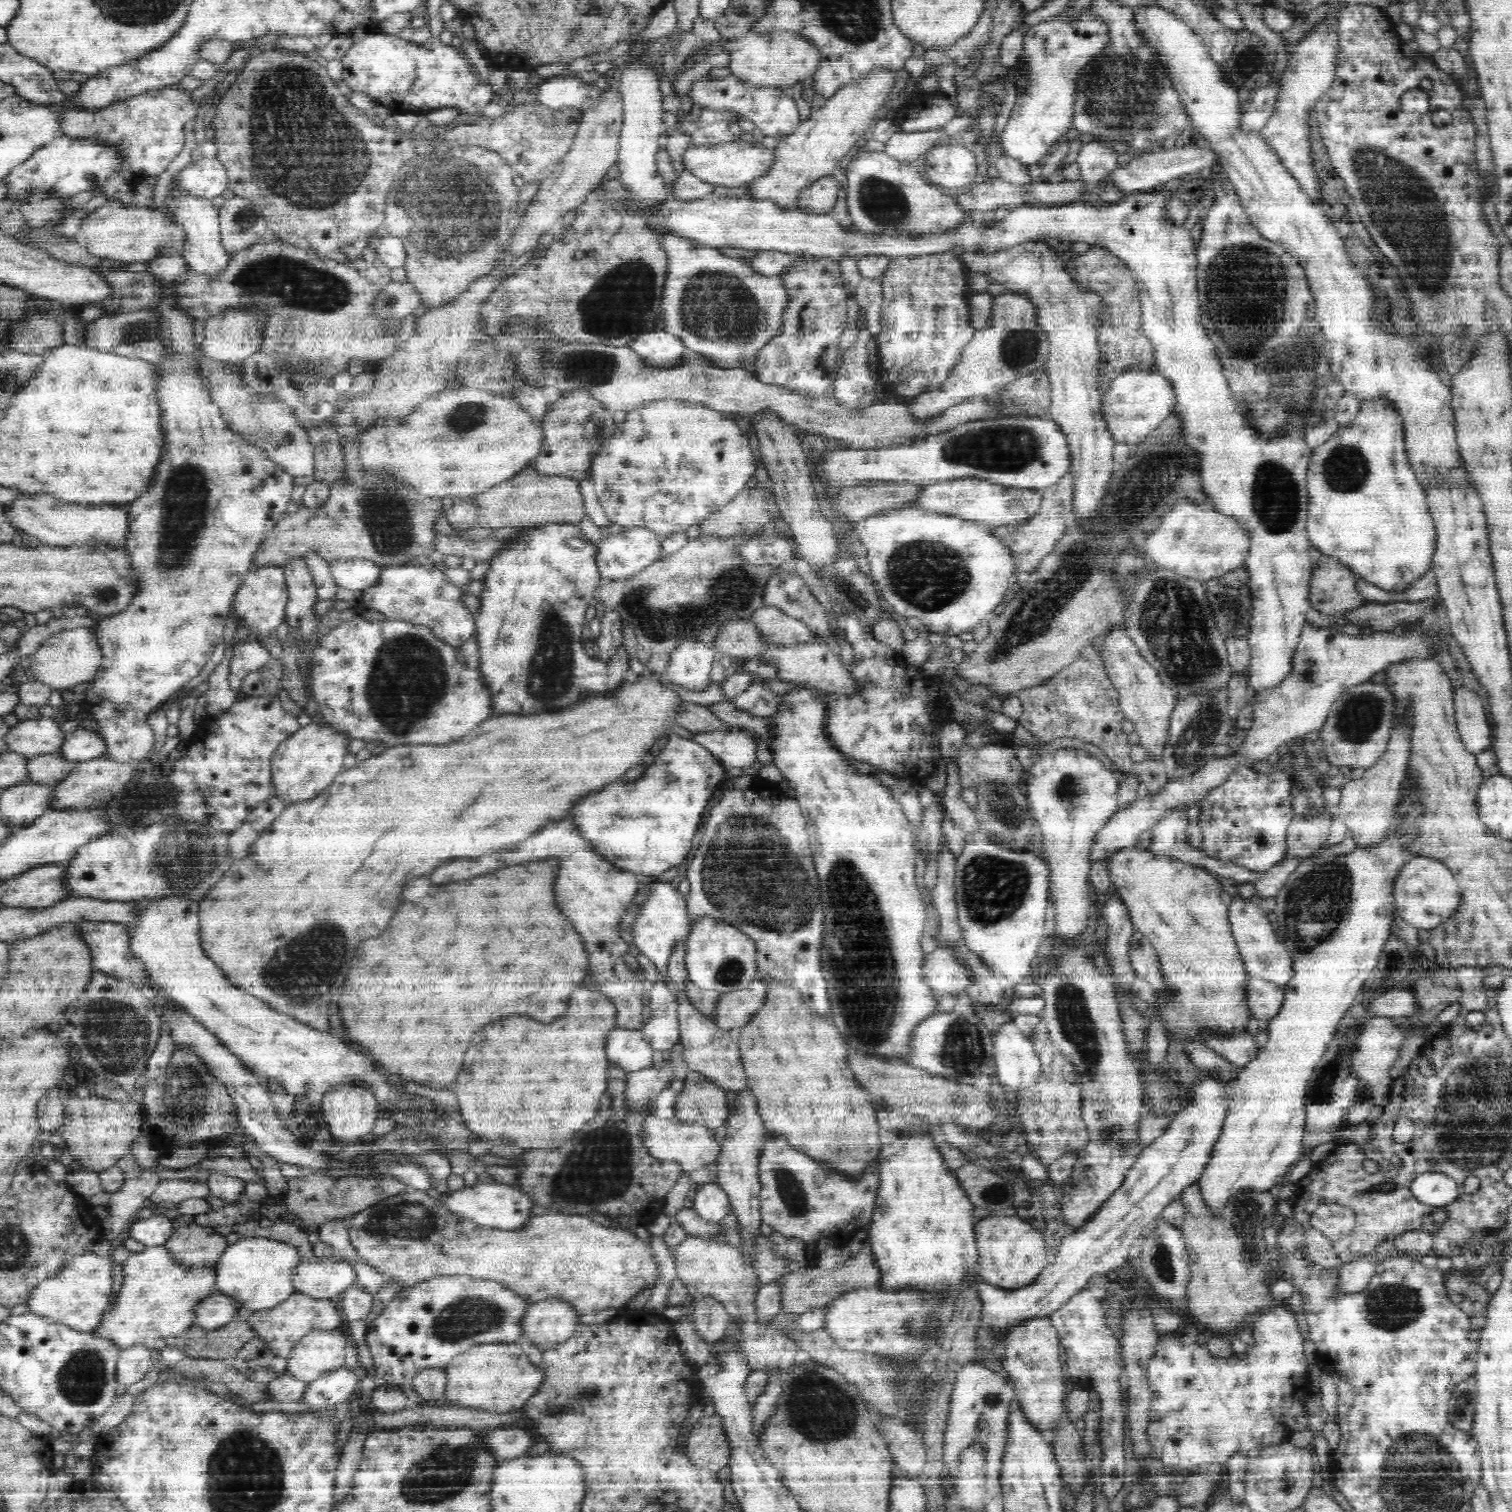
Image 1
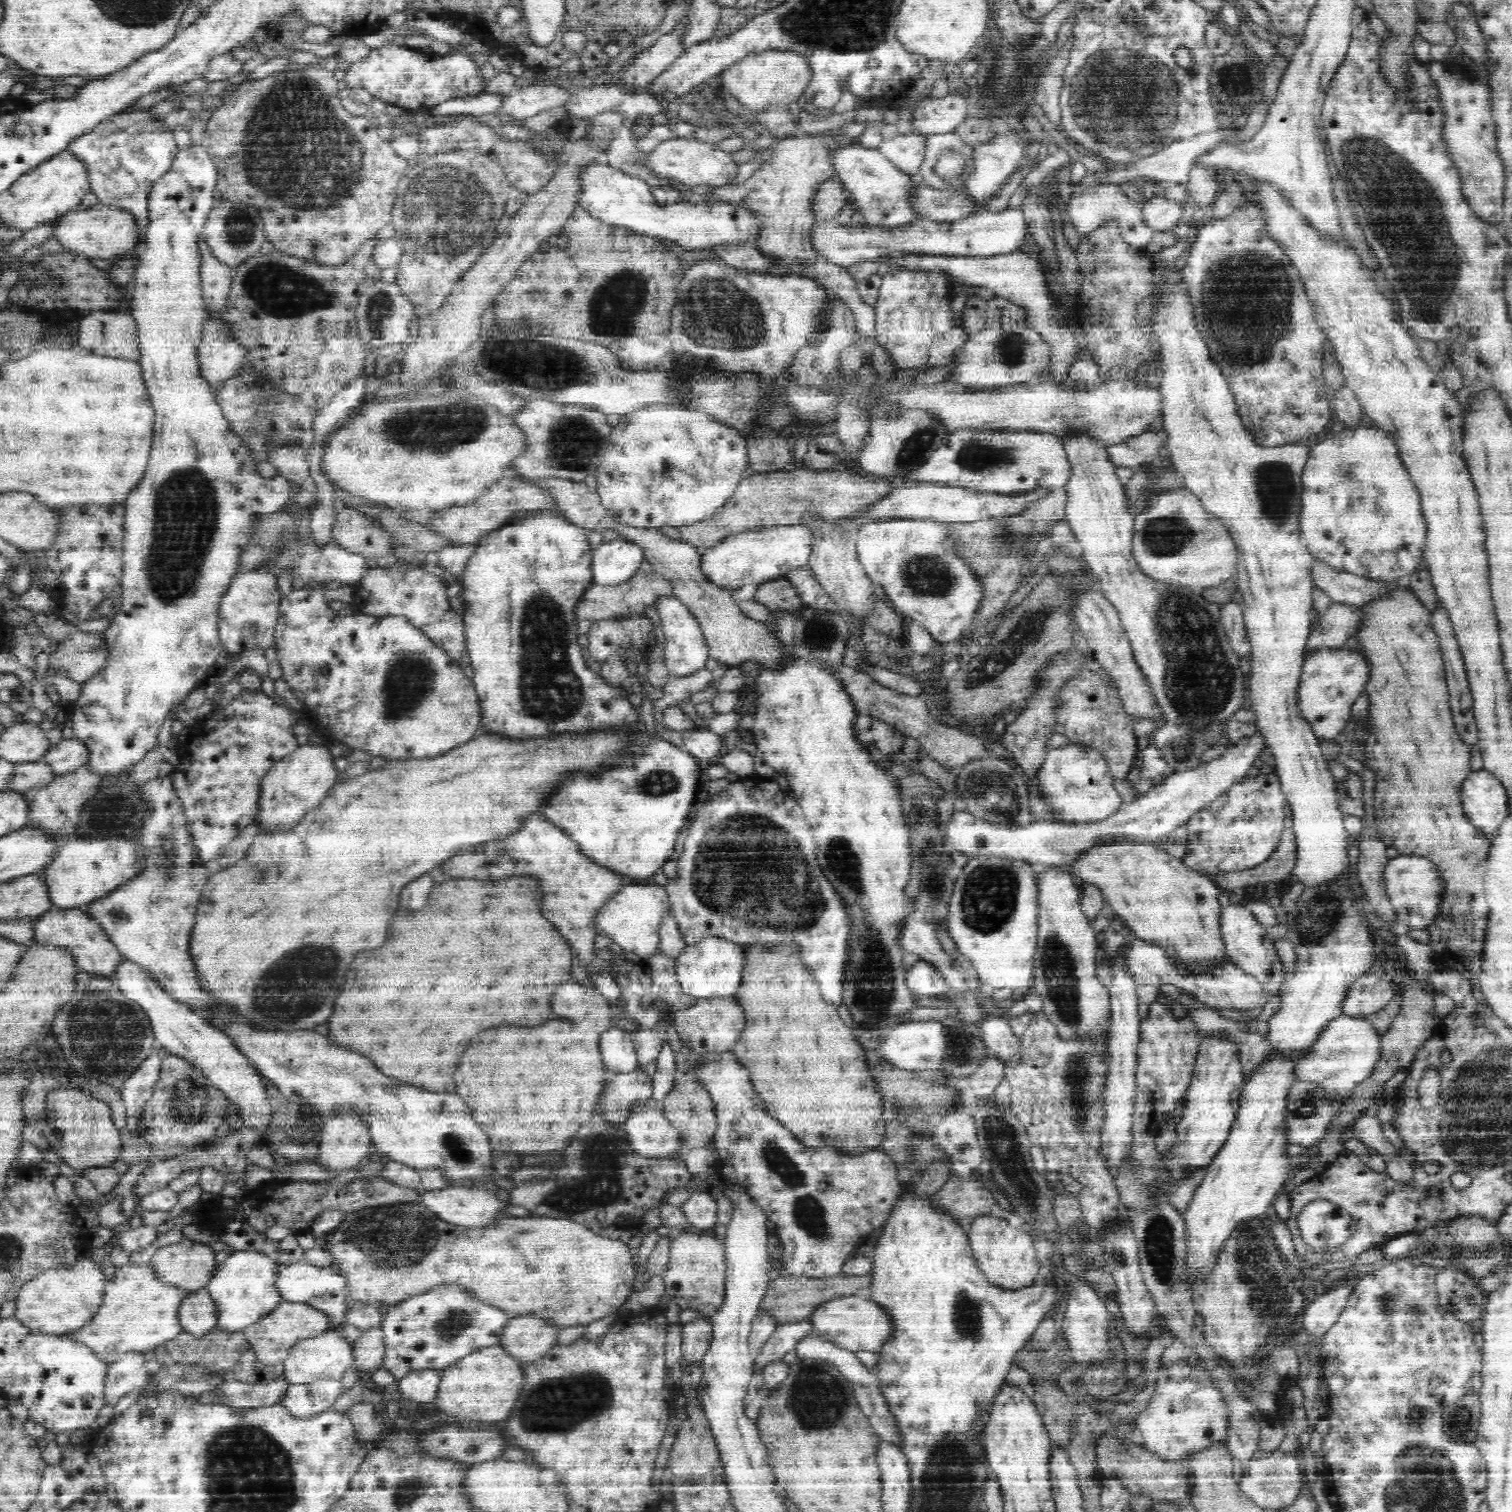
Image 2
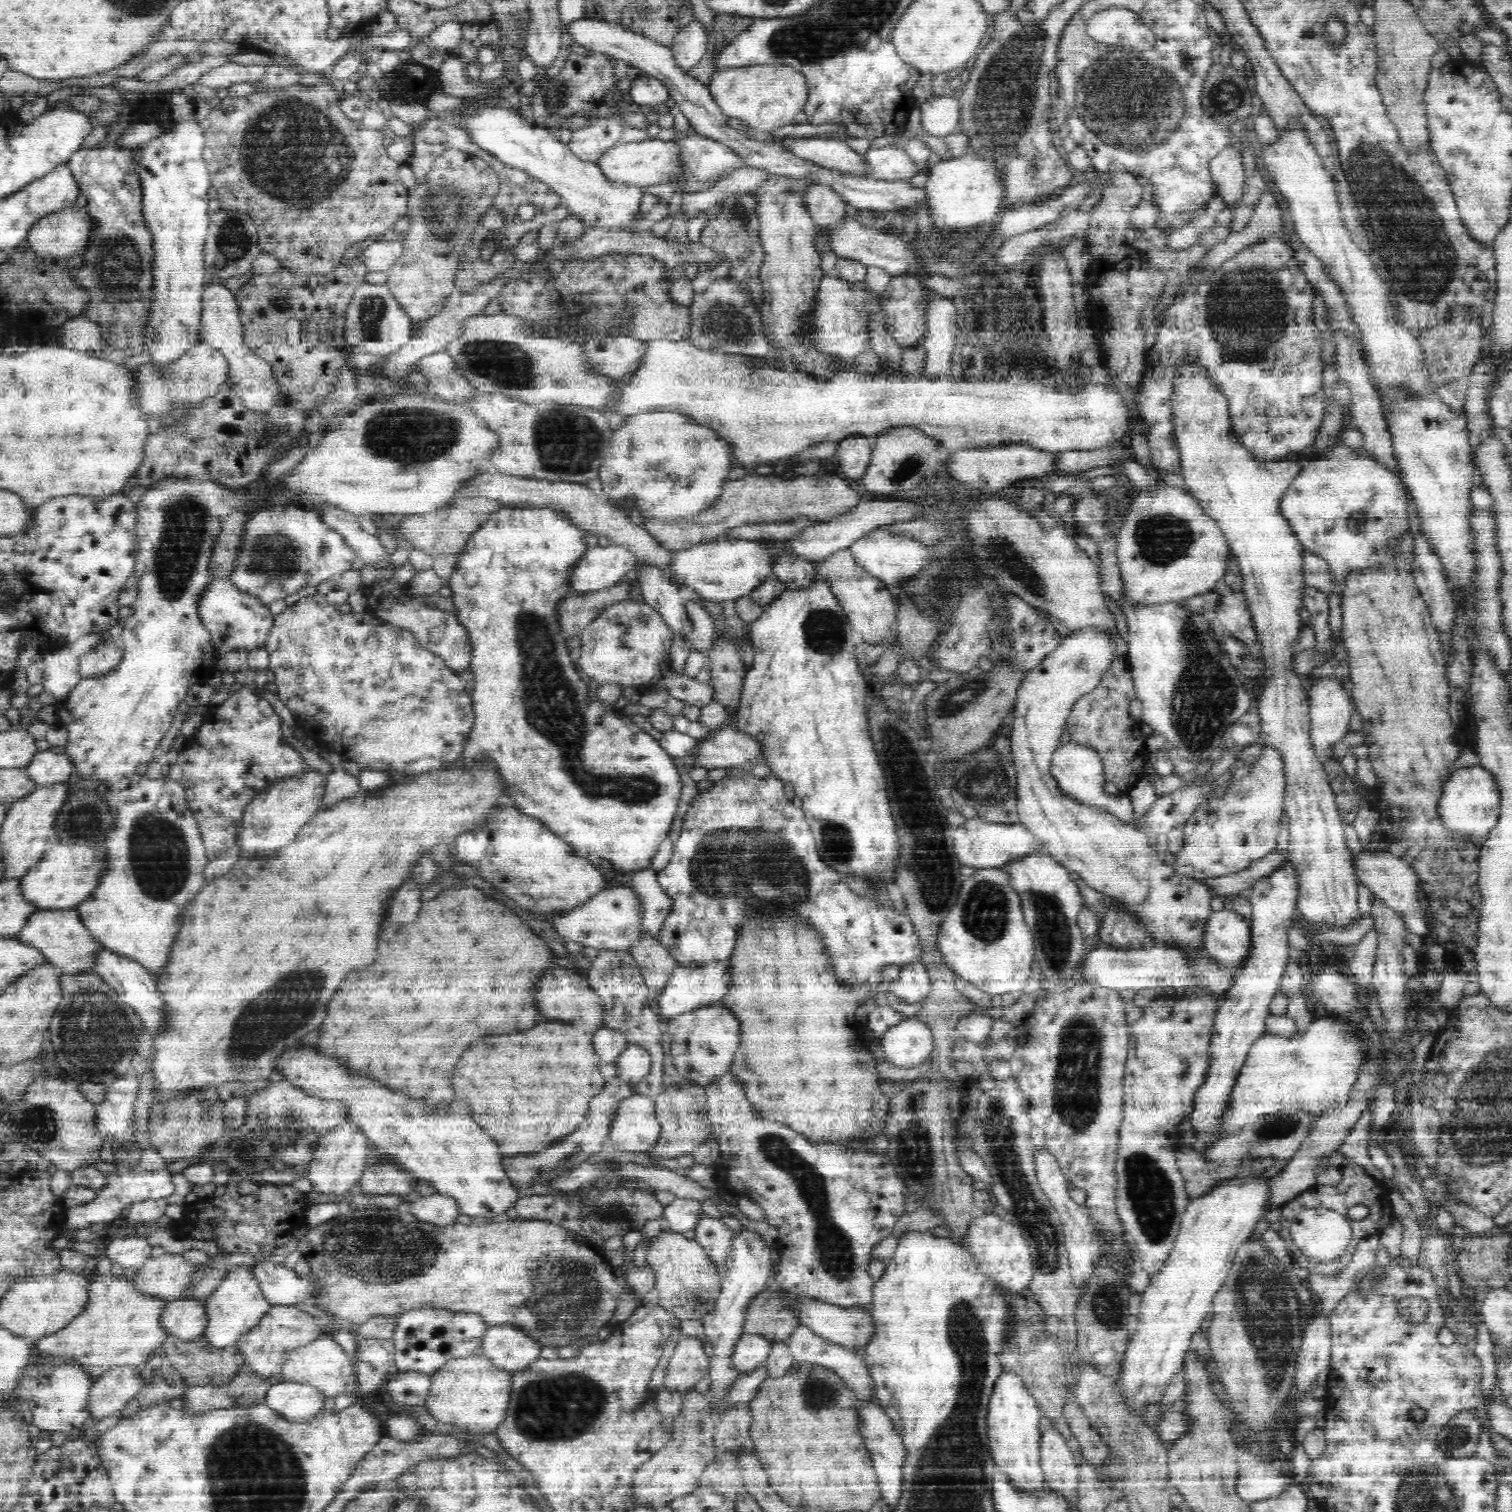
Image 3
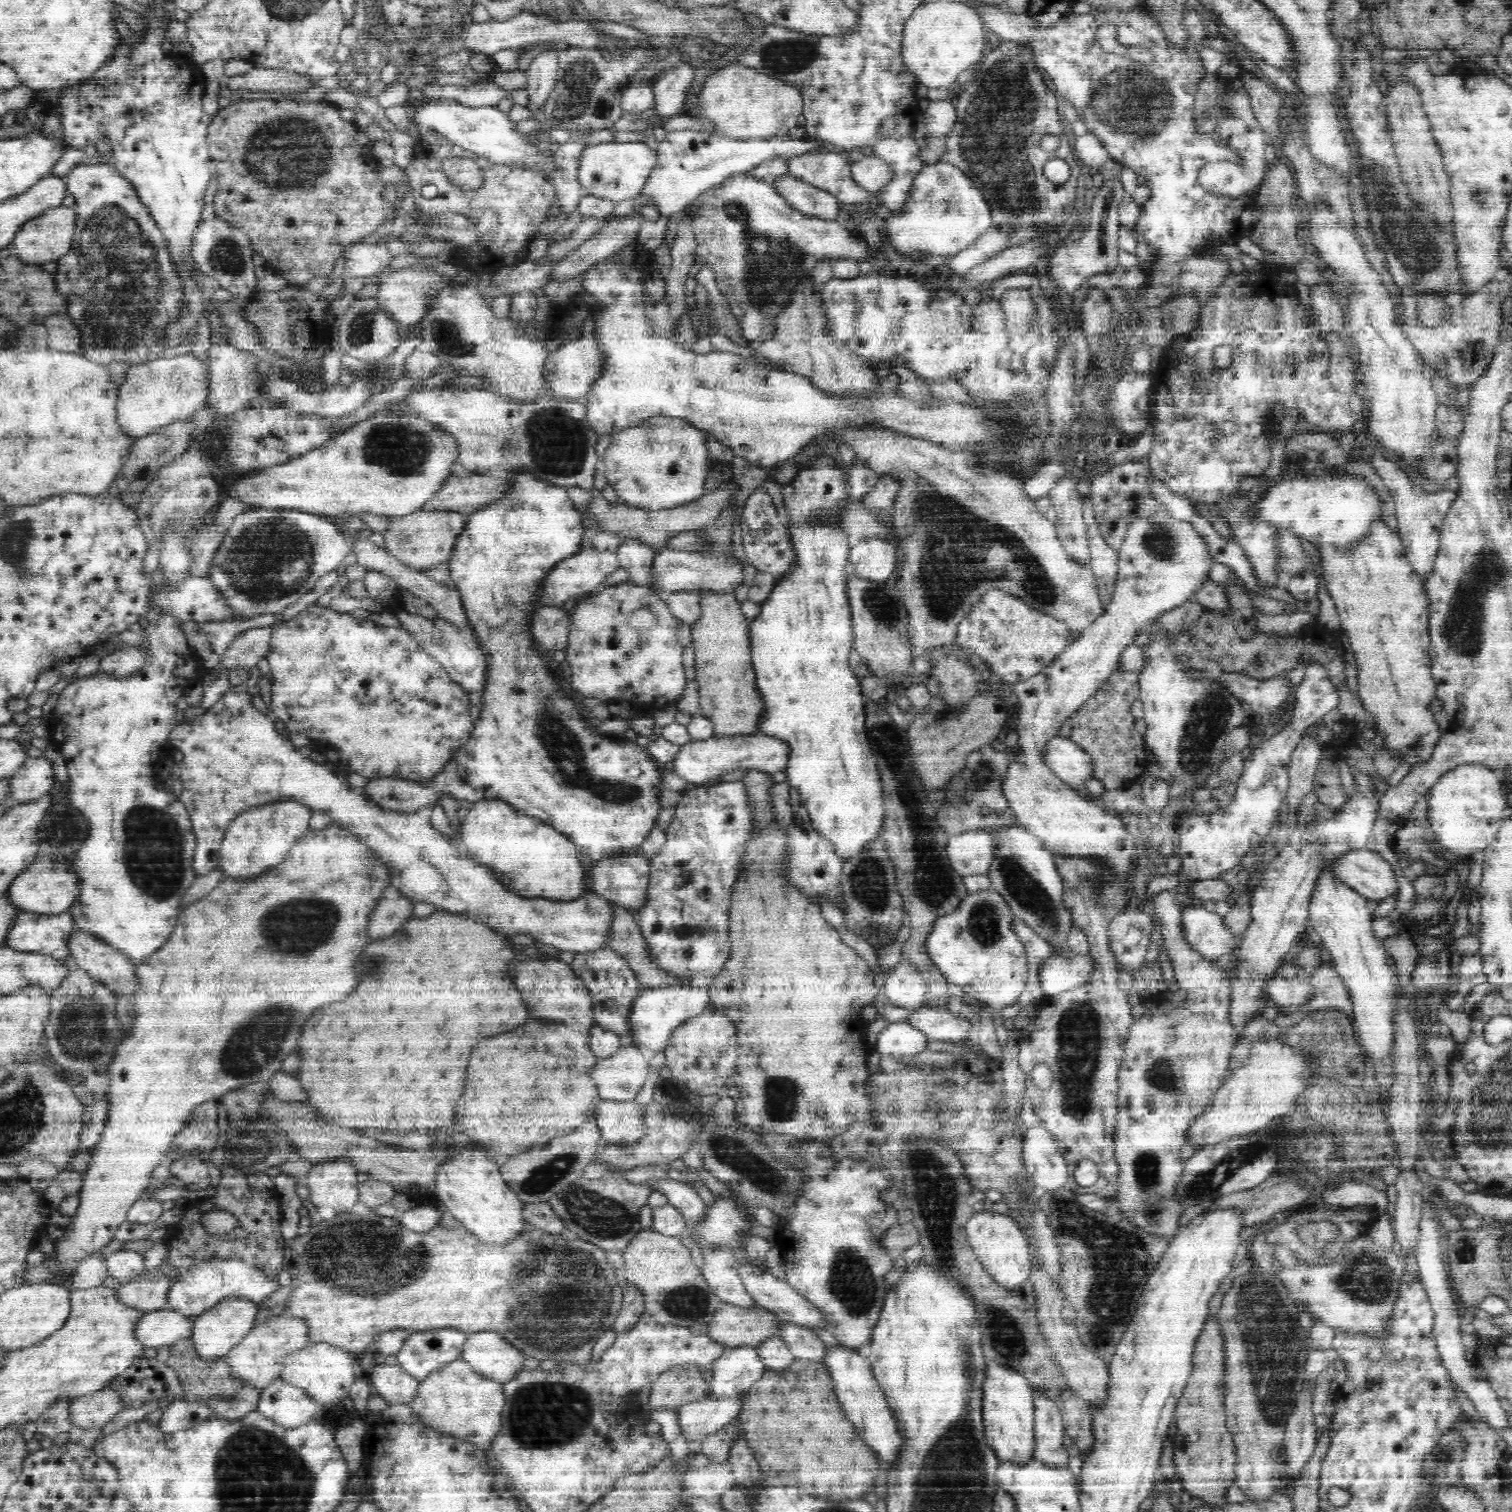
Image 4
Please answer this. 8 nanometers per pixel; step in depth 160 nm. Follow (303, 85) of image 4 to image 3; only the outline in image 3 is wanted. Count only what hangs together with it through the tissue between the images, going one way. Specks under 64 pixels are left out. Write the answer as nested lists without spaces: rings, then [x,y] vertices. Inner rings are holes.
[[[225,62],[208,72],[203,72],[198,83],[209,89],[228,88],[235,83],[253,83],[261,79],[266,68],[263,66],[243,66],[235,62]]]

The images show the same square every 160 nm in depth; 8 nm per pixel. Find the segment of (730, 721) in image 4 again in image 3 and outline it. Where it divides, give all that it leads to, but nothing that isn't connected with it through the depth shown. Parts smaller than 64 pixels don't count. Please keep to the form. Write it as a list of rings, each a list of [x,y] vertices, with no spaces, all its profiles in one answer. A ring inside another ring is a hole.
[[[721,638],[709,652],[712,682],[717,687],[715,700],[726,702],[731,709],[738,708],[742,682],[747,668],[743,664],[739,648],[730,639]]]

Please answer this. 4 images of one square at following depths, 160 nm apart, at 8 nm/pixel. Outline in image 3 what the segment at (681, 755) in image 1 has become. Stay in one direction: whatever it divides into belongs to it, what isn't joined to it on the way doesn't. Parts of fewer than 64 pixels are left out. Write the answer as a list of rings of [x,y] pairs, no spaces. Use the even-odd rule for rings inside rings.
[[[510,506],[497,514],[486,526],[477,530],[466,543],[466,548],[460,555],[457,569],[452,573],[447,584],[451,588],[451,598],[454,601],[458,621],[466,628],[468,644],[470,645],[469,668],[473,673],[474,689],[472,692],[475,721],[469,740],[464,747],[464,758],[479,758],[488,756],[506,770],[506,778],[510,778],[510,786],[514,786],[514,794],[510,794],[524,814],[540,818],[546,828],[554,830],[558,836],[566,838],[582,858],[587,858],[594,866],[610,874],[632,875],[652,869],[651,864],[661,849],[662,842],[669,838],[674,816],[678,812],[678,802],[682,796],[682,780],[674,763],[674,757],[646,733],[640,725],[632,722],[628,714],[616,710],[612,704],[604,704],[600,700],[588,700],[588,684],[580,678],[580,672],[570,657],[570,648],[566,644],[564,629],[560,623],[560,604],[573,590],[573,574],[578,564],[585,558],[589,550],[585,536],[586,532],[571,524],[562,514],[548,508],[512,509]]]

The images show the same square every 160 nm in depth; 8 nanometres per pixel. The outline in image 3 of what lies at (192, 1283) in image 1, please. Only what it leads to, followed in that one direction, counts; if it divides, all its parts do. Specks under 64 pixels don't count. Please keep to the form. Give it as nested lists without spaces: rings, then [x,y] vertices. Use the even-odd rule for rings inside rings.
[[[97,1275],[90,1289],[89,1304],[65,1329],[57,1330],[37,1341],[41,1350],[49,1354],[73,1355],[92,1370],[98,1379],[113,1366],[134,1364],[144,1366],[154,1349],[170,1336],[164,1325],[164,1312],[169,1305],[166,1298],[148,1294],[125,1275]]]

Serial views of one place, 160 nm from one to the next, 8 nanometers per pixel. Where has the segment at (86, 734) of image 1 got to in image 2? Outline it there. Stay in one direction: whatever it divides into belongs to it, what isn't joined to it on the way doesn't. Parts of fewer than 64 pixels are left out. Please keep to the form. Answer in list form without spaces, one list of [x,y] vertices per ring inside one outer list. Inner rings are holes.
[[[74,736],[74,738],[62,739],[43,758],[54,767],[60,776],[76,770],[78,766],[87,764],[90,755],[90,747],[82,742],[82,739]]]

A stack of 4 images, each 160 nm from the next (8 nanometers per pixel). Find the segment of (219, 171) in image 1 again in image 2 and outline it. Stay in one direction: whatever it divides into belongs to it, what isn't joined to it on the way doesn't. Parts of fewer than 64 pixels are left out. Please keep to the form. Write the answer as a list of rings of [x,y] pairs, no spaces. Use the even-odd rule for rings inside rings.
[[[192,145],[189,150],[180,151],[177,161],[173,162],[173,168],[157,182],[153,188],[152,196],[149,198],[149,223],[146,225],[144,234],[144,250],[136,256],[135,267],[128,278],[131,284],[132,308],[130,313],[137,322],[137,341],[141,357],[141,369],[147,394],[152,400],[155,410],[154,425],[154,450],[150,454],[150,464],[146,468],[146,476],[138,484],[138,488],[126,498],[123,503],[125,514],[123,515],[123,546],[122,546],[122,576],[120,580],[119,593],[121,599],[121,609],[109,615],[110,624],[102,634],[103,648],[106,649],[106,662],[102,668],[90,680],[82,683],[80,698],[67,704],[68,712],[71,713],[74,736],[82,739],[91,750],[88,764],[94,770],[102,774],[117,774],[127,770],[127,767],[138,764],[149,750],[157,748],[158,732],[164,720],[169,716],[172,705],[177,701],[185,701],[190,696],[190,692],[205,685],[207,676],[212,666],[218,661],[223,644],[220,635],[219,616],[221,610],[221,600],[229,592],[229,588],[234,582],[242,564],[242,554],[244,554],[253,542],[253,534],[256,533],[258,525],[264,522],[270,515],[277,511],[282,511],[286,503],[292,500],[294,486],[286,477],[283,477],[270,464],[266,458],[257,454],[257,451],[249,446],[245,438],[232,429],[230,419],[225,417],[225,411],[218,404],[217,397],[213,392],[213,385],[201,374],[201,359],[199,358],[199,348],[202,344],[203,326],[208,319],[205,314],[205,303],[202,299],[200,288],[200,253],[198,253],[198,238],[203,232],[203,226],[208,218],[209,212],[214,208],[214,191],[217,190],[218,167],[215,161],[206,153],[203,147]]]

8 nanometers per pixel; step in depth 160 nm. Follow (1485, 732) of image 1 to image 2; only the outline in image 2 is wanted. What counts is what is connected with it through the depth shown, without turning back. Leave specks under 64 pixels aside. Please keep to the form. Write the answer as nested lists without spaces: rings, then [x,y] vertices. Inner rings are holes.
[[[1443,607],[1431,614],[1434,631],[1438,634],[1438,643],[1441,645],[1441,653],[1445,661],[1445,671],[1447,678],[1447,689],[1449,690],[1449,701],[1451,704],[1451,711],[1453,712],[1453,719],[1455,722],[1455,729],[1468,746],[1479,746],[1480,735],[1477,727],[1474,712],[1474,697],[1471,691],[1469,678],[1465,669],[1465,664],[1462,658],[1462,653],[1458,648],[1458,641],[1454,637],[1453,627],[1451,626],[1446,611]]]

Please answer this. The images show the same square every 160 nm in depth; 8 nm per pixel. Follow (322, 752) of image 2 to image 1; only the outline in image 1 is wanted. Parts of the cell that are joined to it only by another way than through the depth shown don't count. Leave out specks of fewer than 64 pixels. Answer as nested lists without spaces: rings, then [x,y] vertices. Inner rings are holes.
[[[313,721],[306,726],[298,727],[277,748],[273,756],[273,788],[274,793],[281,795],[288,803],[314,798],[320,790],[326,788],[336,775],[344,771],[344,757],[349,753],[348,744],[352,740],[352,734],[345,727],[334,726],[332,722],[316,724]]]

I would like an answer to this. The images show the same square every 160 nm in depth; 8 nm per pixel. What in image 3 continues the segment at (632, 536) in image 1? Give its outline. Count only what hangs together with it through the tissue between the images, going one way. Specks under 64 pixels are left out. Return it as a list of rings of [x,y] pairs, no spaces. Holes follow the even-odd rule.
[[[618,543],[589,548],[573,574],[574,594],[618,585],[638,563],[634,552]]]

